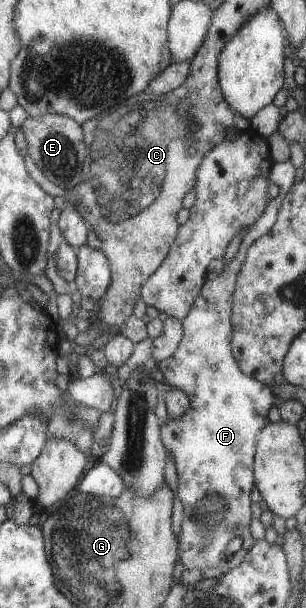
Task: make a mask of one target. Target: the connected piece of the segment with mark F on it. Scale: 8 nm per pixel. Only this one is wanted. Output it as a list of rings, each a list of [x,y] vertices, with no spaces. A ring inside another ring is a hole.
[[[279,196],[268,203],[265,213],[248,228],[241,237],[238,250],[228,264],[224,264],[221,273],[213,280],[206,280],[202,292],[194,303],[190,314],[182,321],[184,334],[175,355],[161,360],[158,364],[163,373],[164,382],[173,388],[185,390],[191,398],[190,408],[183,417],[161,419],[161,433],[168,453],[175,461],[178,477],[178,497],[184,506],[184,525],[180,532],[180,557],[185,569],[217,569],[224,576],[230,569],[243,563],[247,552],[254,546],[251,535],[251,493],[256,486],[255,456],[258,435],[269,424],[269,411],[275,401],[270,385],[247,375],[234,355],[232,320],[235,311],[235,290],[239,281],[239,272],[250,245],[263,237],[277,223],[285,196]],[[240,536],[243,544],[239,551],[225,559],[225,547],[233,537]]]

